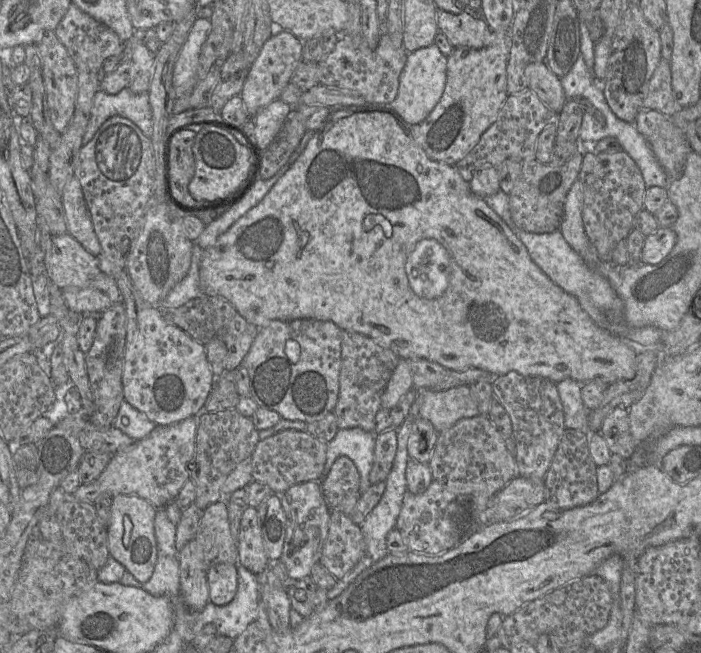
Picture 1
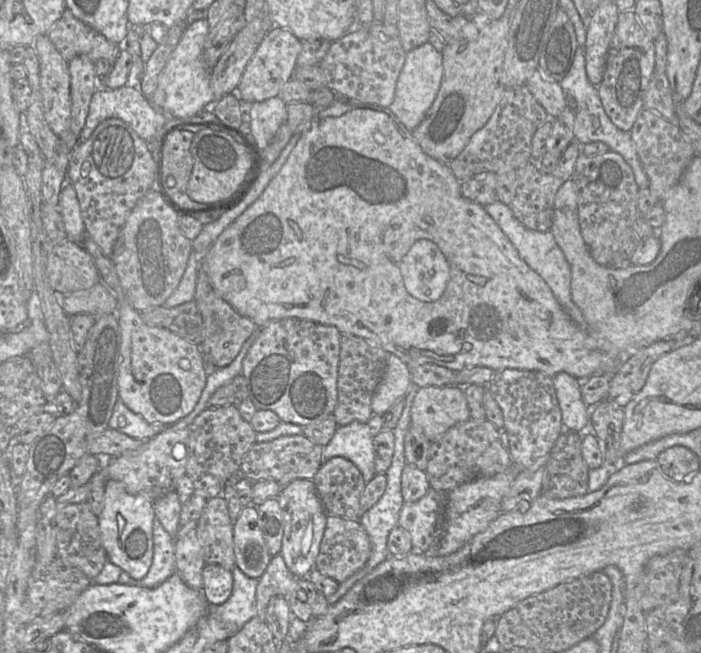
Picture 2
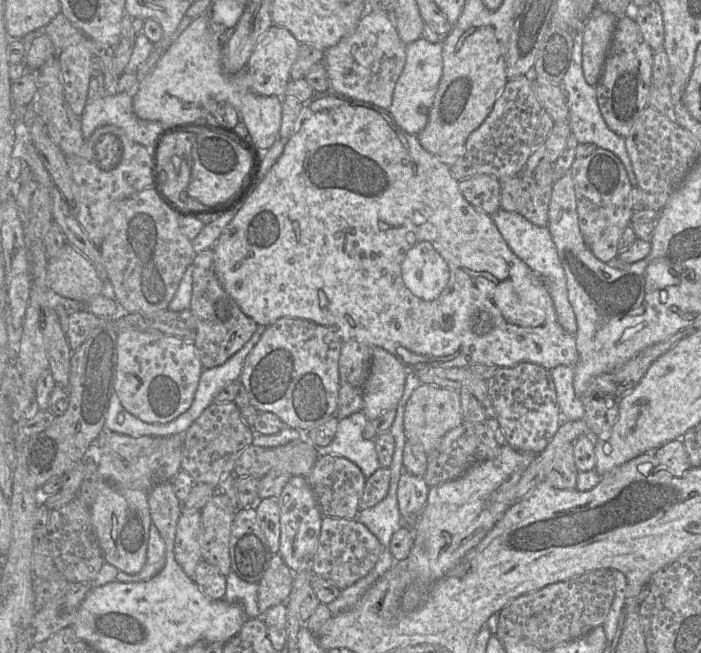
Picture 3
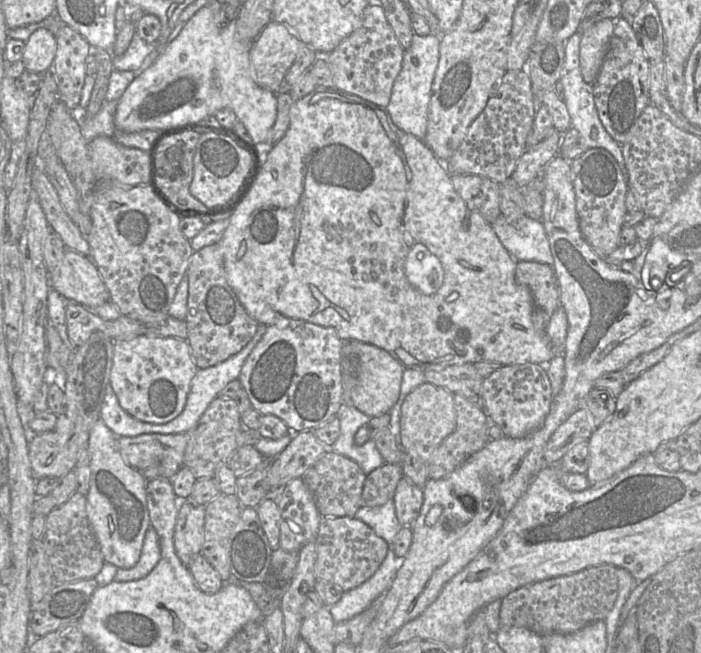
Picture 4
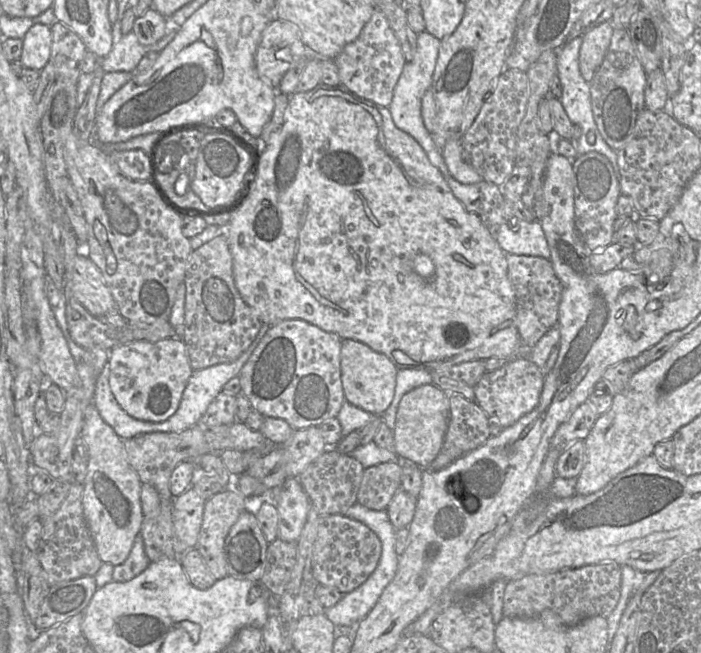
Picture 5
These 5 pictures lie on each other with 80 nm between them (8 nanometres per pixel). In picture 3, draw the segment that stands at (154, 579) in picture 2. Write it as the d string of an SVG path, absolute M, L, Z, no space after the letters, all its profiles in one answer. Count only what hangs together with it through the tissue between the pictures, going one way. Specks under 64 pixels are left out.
M151 523L147 557L144 567L136 574L128 574L123 571L118 571L116 581L123 583L148 581L163 569L165 562L166 549L164 540L157 527Z

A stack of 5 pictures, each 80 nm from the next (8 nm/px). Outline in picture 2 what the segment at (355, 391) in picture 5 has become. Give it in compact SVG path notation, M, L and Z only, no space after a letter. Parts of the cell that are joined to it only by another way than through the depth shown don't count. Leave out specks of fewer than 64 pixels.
M388 354L384 374L374 392L371 408L374 415L383 415L400 399L404 399L411 386L410 368L396 355Z

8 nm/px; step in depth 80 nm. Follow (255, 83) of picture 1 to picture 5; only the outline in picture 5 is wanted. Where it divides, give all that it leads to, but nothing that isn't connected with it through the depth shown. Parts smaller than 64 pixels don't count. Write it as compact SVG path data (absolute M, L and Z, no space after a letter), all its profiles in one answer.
M274 18L262 33L255 66L260 77L277 91L285 73L309 54L297 26Z

